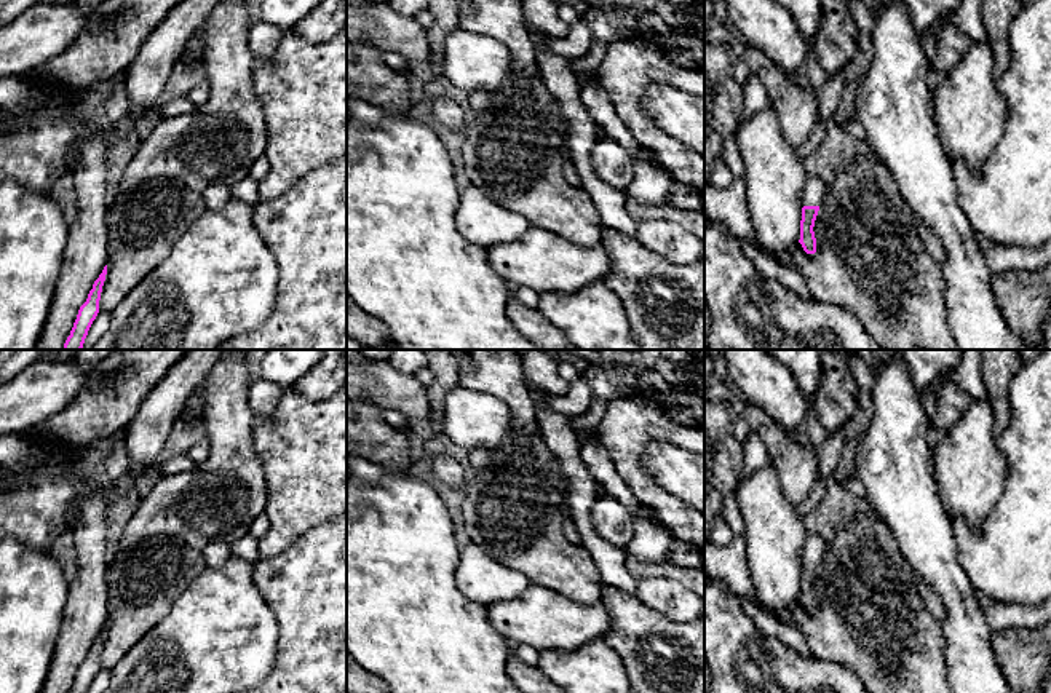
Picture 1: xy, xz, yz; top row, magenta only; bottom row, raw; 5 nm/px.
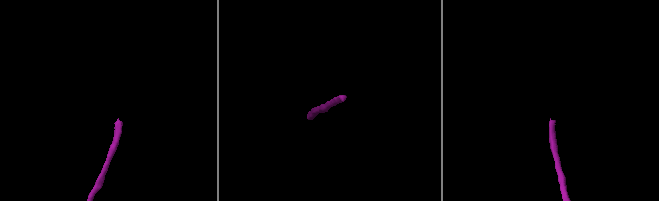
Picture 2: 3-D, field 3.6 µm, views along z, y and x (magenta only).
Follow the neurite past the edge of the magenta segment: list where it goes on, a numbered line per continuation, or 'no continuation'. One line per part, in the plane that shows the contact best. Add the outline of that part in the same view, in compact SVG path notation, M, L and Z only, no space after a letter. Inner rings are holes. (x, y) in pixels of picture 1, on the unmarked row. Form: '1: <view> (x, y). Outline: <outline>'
1: yz (813, 546). Outline: M816 533L808 535L803 544L803 551L803 564L821 564L826 552L824 540Z

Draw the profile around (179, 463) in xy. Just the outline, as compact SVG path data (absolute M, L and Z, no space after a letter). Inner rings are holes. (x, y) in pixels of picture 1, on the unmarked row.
M174 455L165 460L158 471L160 476L165 476L165 474L187 473L195 466L196 463L188 455Z

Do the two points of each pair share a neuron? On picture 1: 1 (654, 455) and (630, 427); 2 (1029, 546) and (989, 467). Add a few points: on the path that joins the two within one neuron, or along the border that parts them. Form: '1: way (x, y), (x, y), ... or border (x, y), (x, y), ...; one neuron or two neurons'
1: border (652, 439), (646, 446), (642, 467), (655, 483); two neurons
2: border (1002, 452), (1005, 465), (1003, 491), (979, 521); two neurons

